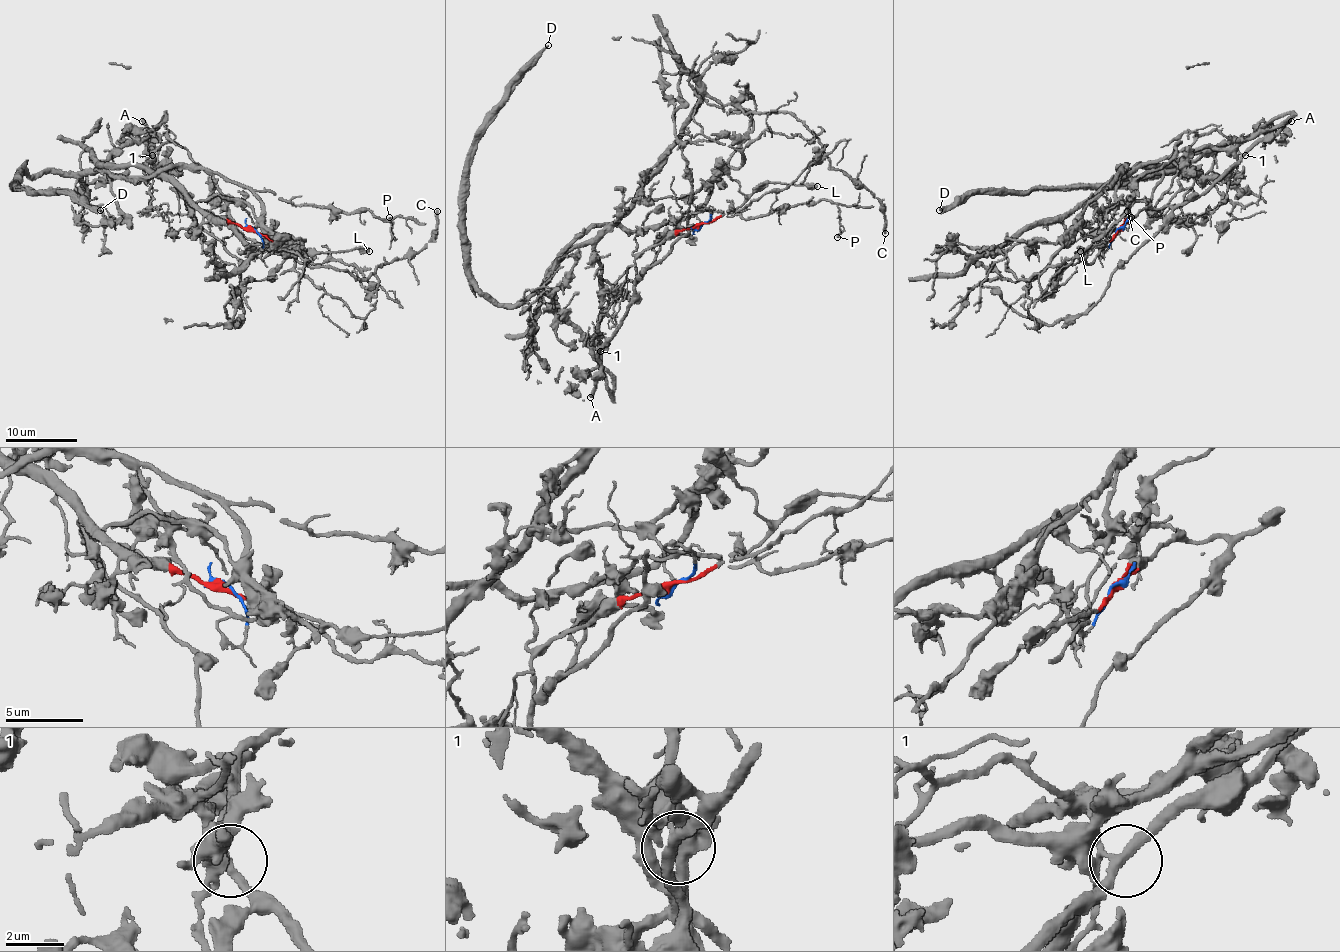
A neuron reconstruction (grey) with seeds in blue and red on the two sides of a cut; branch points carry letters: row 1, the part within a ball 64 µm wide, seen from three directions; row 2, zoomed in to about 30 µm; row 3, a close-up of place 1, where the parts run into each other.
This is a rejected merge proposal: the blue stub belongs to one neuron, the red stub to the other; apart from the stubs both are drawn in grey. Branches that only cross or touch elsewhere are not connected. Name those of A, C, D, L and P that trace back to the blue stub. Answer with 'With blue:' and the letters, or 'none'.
With blue: C, D, P

